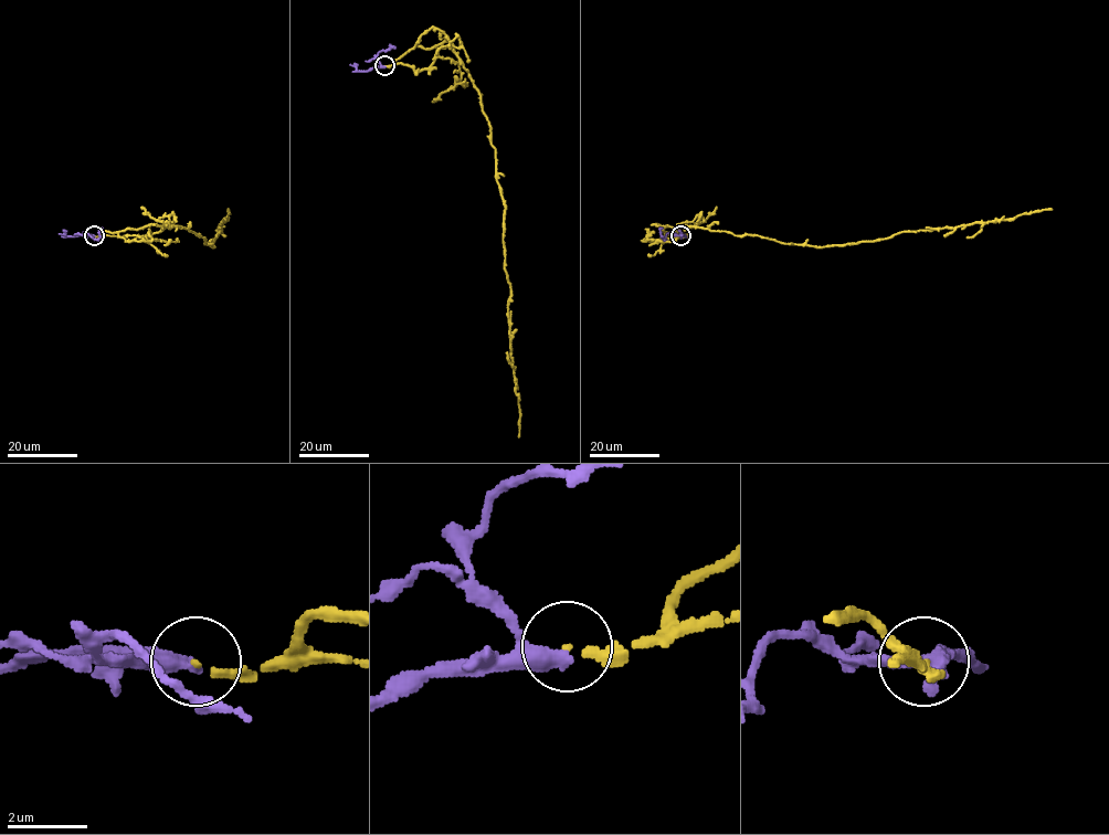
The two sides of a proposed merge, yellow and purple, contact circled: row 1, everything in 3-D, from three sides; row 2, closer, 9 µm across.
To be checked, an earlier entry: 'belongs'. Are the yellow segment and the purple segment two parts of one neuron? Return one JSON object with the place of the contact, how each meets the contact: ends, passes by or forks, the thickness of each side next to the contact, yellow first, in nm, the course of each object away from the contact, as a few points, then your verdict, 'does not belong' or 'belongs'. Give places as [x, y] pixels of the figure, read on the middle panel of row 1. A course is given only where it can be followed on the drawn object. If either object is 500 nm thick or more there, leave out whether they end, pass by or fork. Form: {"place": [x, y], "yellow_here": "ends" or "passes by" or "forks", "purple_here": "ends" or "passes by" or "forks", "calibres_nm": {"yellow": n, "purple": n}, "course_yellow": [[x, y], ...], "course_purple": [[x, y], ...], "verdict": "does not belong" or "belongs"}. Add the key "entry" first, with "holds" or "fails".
{"entry": "fails", "place": [384, 65], "yellow_here": "ends", "purple_here": "ends", "calibres_nm": {"yellow": 180, "purple": 400}, "course_yellow": [[384, 65], [423, 70], [436, 57], [451, 59], [468, 72], [481, 96], [505, 213], [519, 436]], "course_purple": [[384, 66], [377, 55], [391, 45], [393, 46]], "verdict": "does not belong"}

